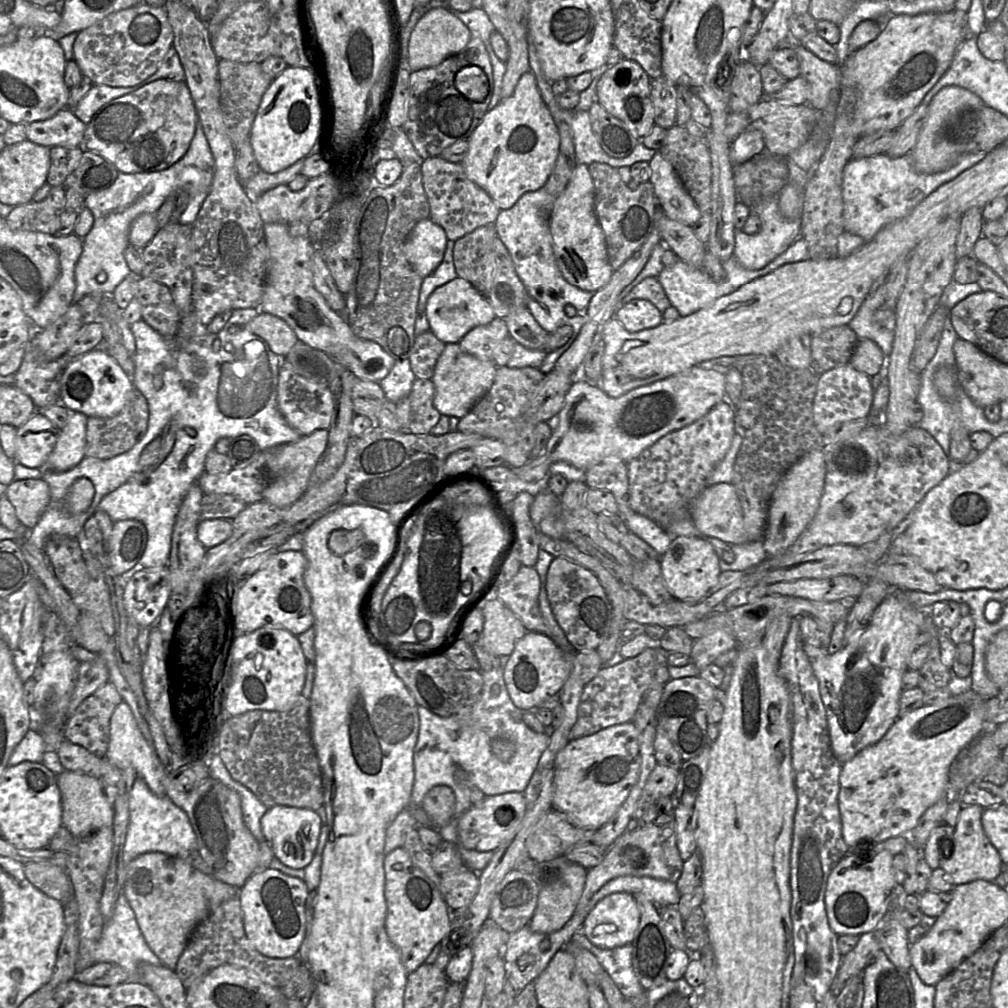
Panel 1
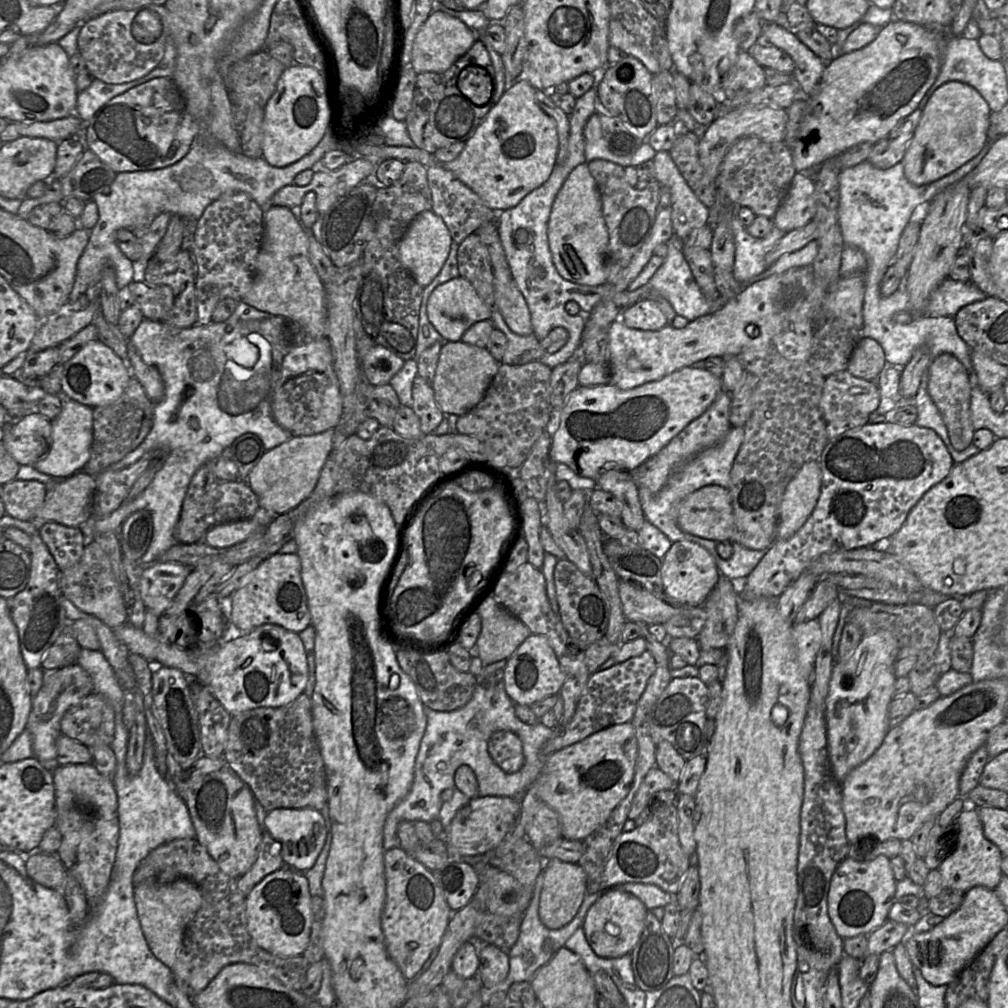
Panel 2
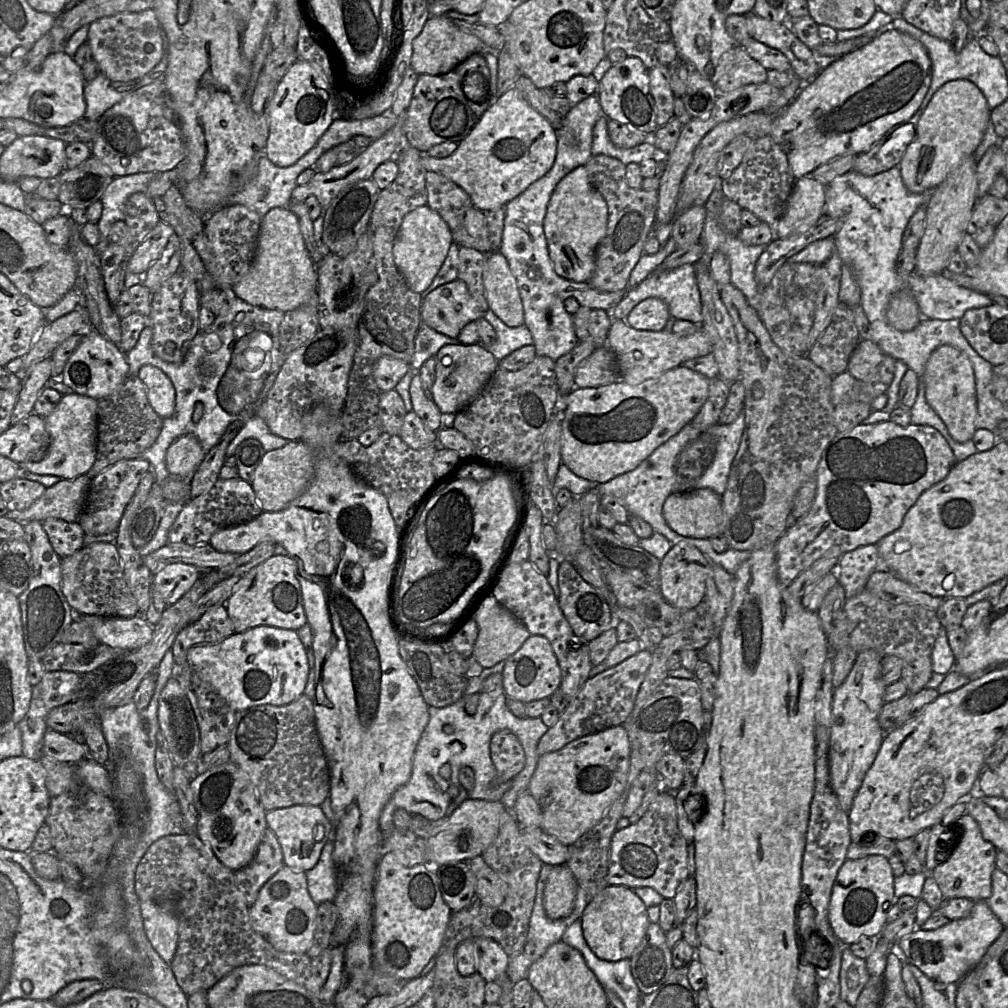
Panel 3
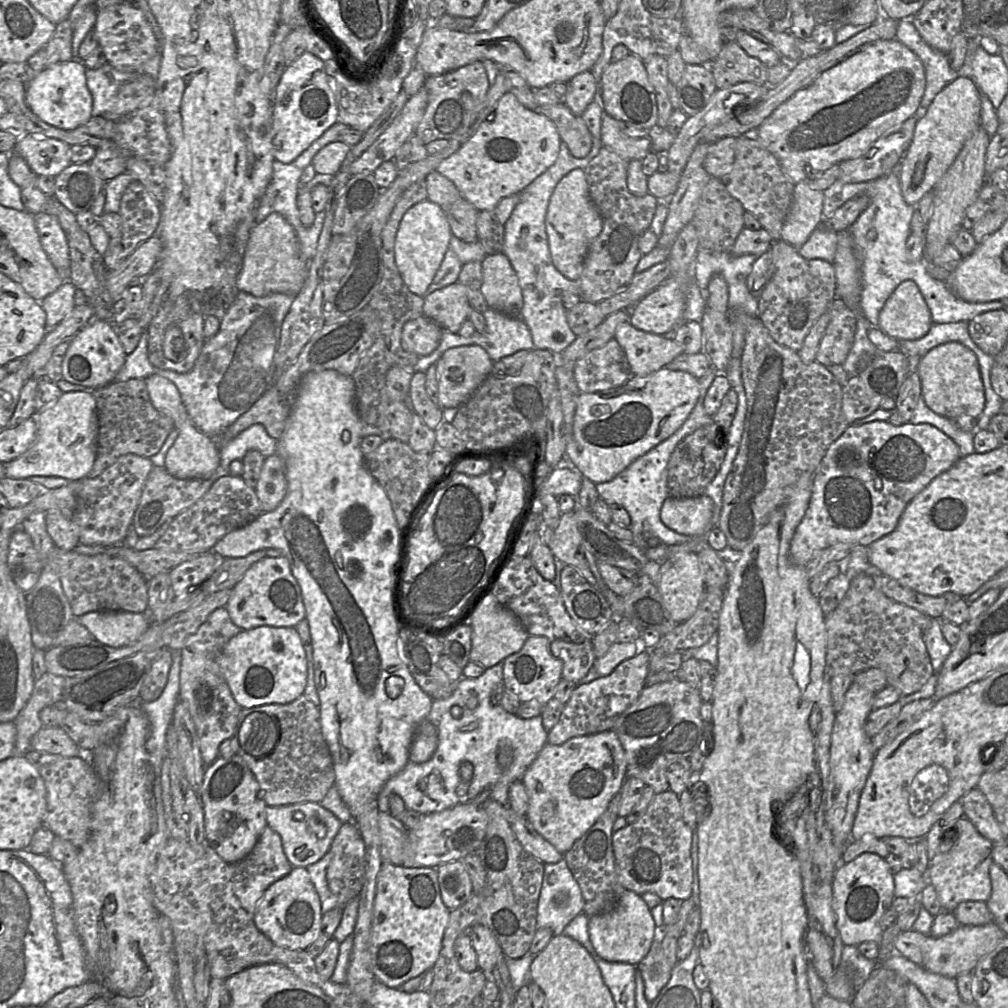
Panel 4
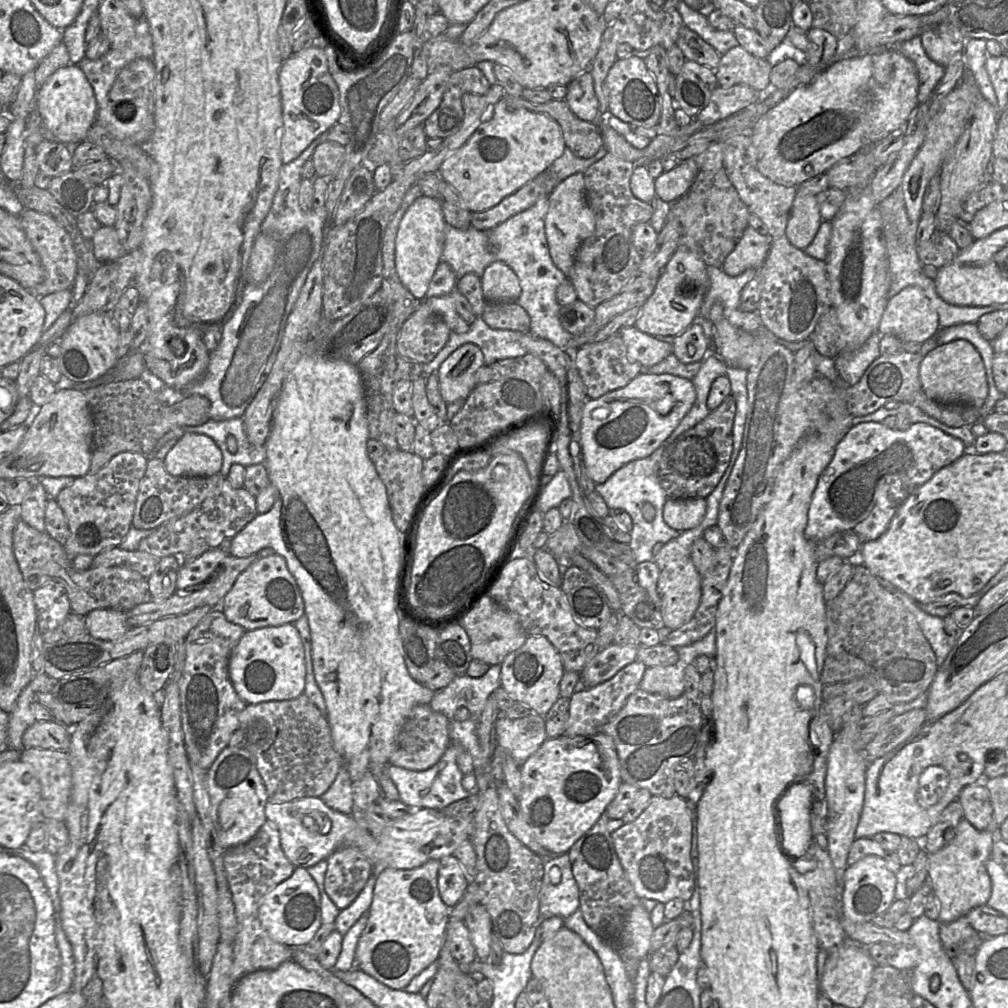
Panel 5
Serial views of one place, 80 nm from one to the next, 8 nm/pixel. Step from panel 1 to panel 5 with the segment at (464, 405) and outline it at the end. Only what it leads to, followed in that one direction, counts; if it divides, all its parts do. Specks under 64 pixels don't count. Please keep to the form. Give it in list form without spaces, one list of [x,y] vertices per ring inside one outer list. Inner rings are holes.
[[[466,343],[451,353],[437,370],[440,393],[447,404],[466,399],[476,386],[476,372],[485,365],[481,349]]]

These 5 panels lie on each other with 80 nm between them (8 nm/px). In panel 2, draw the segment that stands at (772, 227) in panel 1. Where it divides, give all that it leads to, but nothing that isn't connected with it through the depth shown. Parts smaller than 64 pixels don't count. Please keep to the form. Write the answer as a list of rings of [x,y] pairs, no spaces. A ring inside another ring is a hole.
[[[732,214],[731,229],[735,244],[732,274],[739,283],[747,283],[765,271],[766,254],[773,249],[785,233],[773,226],[765,237],[755,238],[746,232],[746,228],[736,218],[736,214]]]

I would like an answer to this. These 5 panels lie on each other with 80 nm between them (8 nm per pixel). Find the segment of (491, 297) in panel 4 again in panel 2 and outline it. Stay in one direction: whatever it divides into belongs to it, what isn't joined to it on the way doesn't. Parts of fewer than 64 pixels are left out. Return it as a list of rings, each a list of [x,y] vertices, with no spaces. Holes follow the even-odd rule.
[[[515,282],[495,285],[494,307],[514,333],[522,336],[533,333],[529,308]]]

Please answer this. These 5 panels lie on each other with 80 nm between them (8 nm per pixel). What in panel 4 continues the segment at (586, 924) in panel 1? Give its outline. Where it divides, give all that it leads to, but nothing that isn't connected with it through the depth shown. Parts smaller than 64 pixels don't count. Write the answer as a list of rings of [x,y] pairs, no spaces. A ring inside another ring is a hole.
[[[631,890],[622,891],[613,909],[588,919],[588,933],[593,948],[609,962],[625,962],[636,966],[648,954],[658,931],[649,907],[641,895]]]

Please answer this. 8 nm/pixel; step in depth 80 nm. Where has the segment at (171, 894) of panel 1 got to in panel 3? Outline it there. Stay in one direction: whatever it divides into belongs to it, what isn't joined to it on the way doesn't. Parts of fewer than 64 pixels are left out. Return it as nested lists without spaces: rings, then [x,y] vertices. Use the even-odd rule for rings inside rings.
[[[140,901],[140,912],[146,937],[153,949],[163,961],[171,963],[176,954],[178,944],[178,920],[174,908],[160,906],[154,901]]]

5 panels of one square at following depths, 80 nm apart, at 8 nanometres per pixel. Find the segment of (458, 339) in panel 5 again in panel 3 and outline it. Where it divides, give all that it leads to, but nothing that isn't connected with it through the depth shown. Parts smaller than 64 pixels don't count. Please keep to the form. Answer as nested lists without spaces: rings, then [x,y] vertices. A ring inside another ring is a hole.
[[[488,309],[484,318],[493,326],[497,338],[494,344],[485,347],[499,361],[521,347],[534,343],[532,333],[523,324],[518,327],[507,326],[491,309]],[[421,320],[415,338],[414,354],[410,366],[419,370],[423,363],[428,358],[436,356],[444,345],[457,343],[459,343],[457,338],[451,338],[438,332]]]

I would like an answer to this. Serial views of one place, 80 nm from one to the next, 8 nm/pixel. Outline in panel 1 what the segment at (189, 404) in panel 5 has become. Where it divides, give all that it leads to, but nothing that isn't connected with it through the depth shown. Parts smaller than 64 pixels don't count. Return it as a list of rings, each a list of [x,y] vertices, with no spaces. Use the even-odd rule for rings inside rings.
[[[133,388],[122,410],[113,417],[88,417],[86,426],[85,456],[109,459],[132,449],[145,435],[149,422],[148,402],[144,395]]]

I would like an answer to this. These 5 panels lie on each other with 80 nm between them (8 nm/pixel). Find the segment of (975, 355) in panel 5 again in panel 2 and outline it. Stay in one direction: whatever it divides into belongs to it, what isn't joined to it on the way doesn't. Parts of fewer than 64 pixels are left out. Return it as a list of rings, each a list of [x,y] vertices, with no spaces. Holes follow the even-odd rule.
[[[942,353],[933,360],[929,367],[928,393],[947,427],[952,446],[957,451],[965,450],[972,444],[975,432],[970,412],[971,386],[966,368],[955,356]]]

